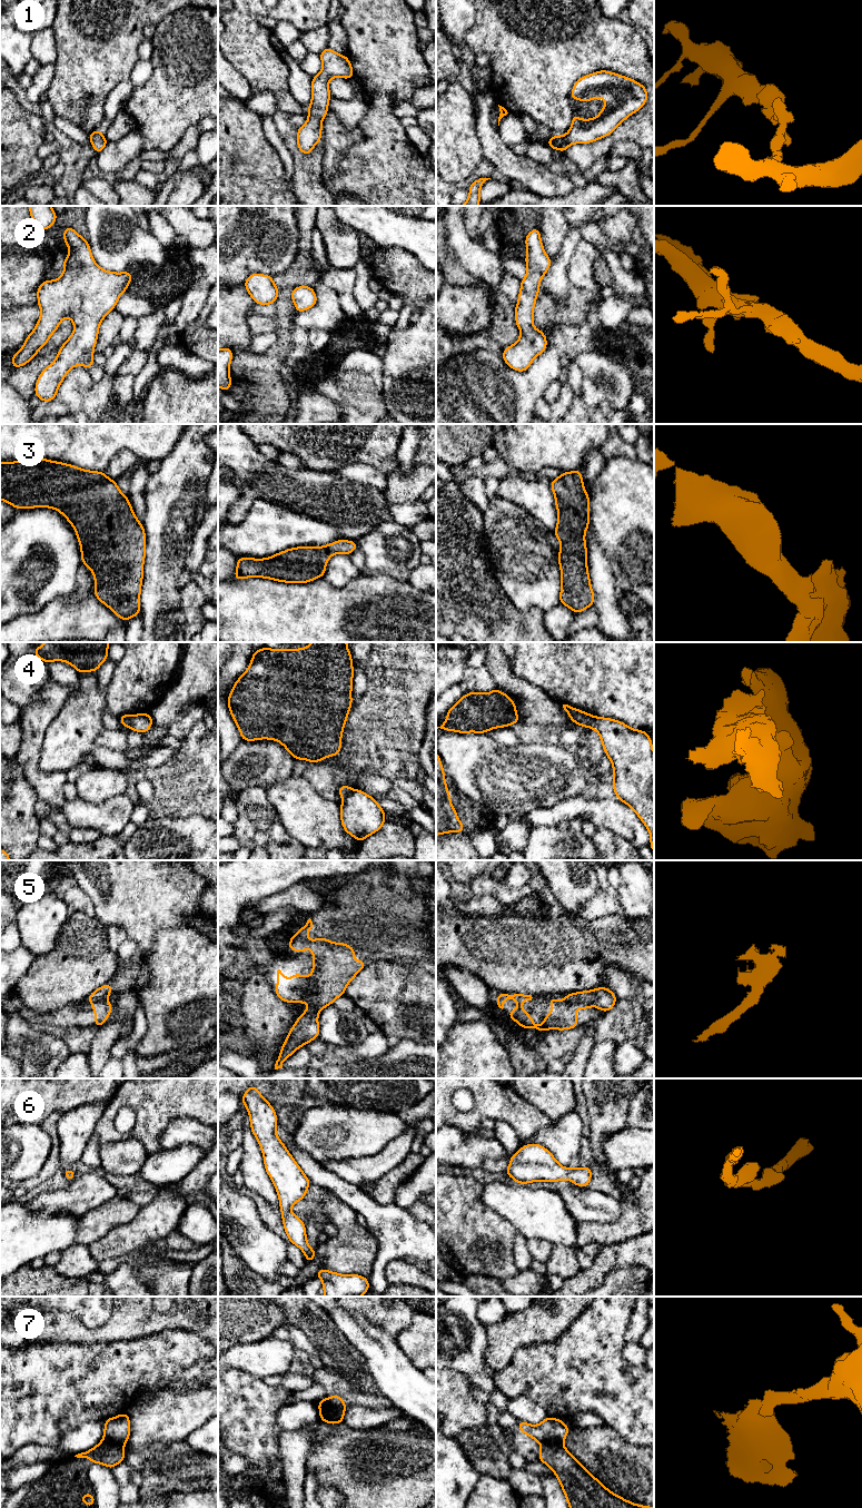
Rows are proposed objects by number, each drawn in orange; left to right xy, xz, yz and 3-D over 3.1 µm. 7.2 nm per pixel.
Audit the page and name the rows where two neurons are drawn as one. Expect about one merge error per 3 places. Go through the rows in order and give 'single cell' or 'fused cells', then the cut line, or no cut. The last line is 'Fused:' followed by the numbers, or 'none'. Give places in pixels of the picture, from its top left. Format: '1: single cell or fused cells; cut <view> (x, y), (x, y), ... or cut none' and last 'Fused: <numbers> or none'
1: single cell; cut none
2: single cell; cut none
3: single cell; cut none
4: fused cells; cut xy (131, 715), (127, 726)
5: fused cells; cut xy (106, 998), (91, 1003)
6: single cell; cut none
7: fused cells; cut xz (324, 1399), (330, 1409), (330, 1418), (328, 1420)
Fused: 4, 5, 7

